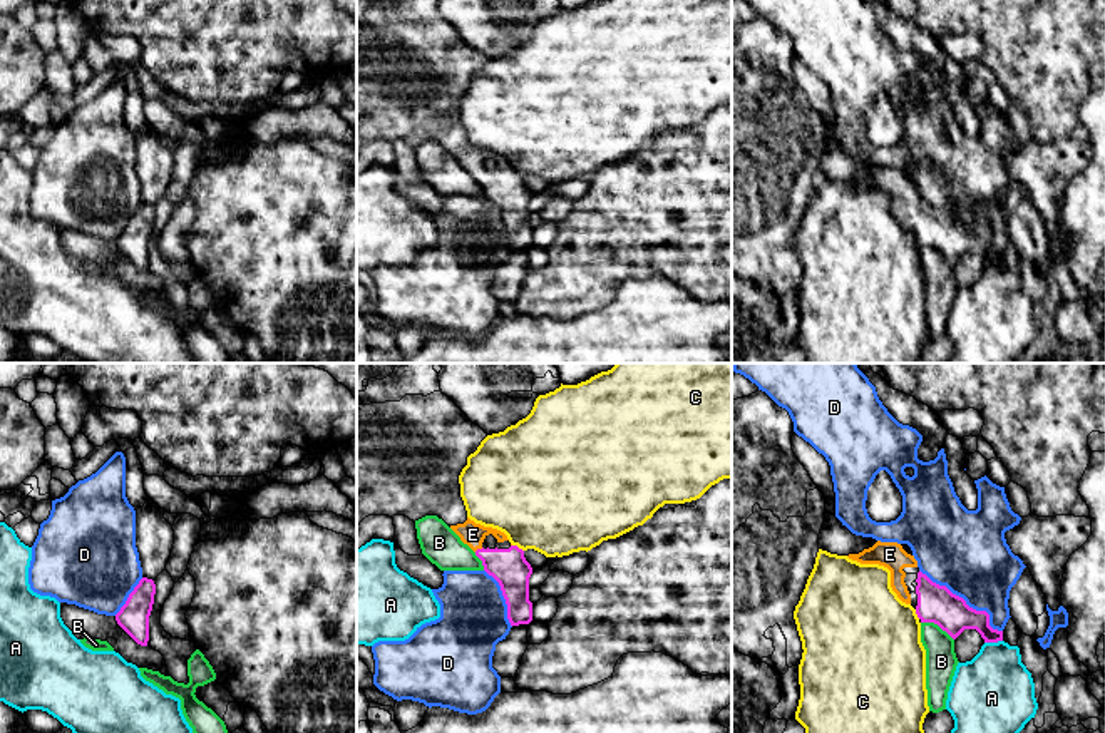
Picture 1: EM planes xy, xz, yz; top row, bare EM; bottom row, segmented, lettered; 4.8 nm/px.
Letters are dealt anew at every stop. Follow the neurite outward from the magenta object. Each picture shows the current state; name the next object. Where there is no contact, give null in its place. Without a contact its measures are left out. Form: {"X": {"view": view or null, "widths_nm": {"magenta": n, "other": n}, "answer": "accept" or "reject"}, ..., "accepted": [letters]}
{"A": {"view": "yz", "widths_nm": {"magenta": 170, "other": 380}, "answer": "reject"}, "B": {"view": "yz", "widths_nm": {"magenta": 180, "other": 150}, "answer": "reject"}, "C": {"view": "xz", "widths_nm": {"magenta": 180, "other": 480}, "answer": "reject"}, "D": {"view": "yz", "widths_nm": {"magenta": 180, "other": 380}, "answer": "reject"}, "E": {"view": "xz", "widths_nm": {"magenta": 180, "other": 120}, "answer": "accept"}, "accepted": ["E"]}

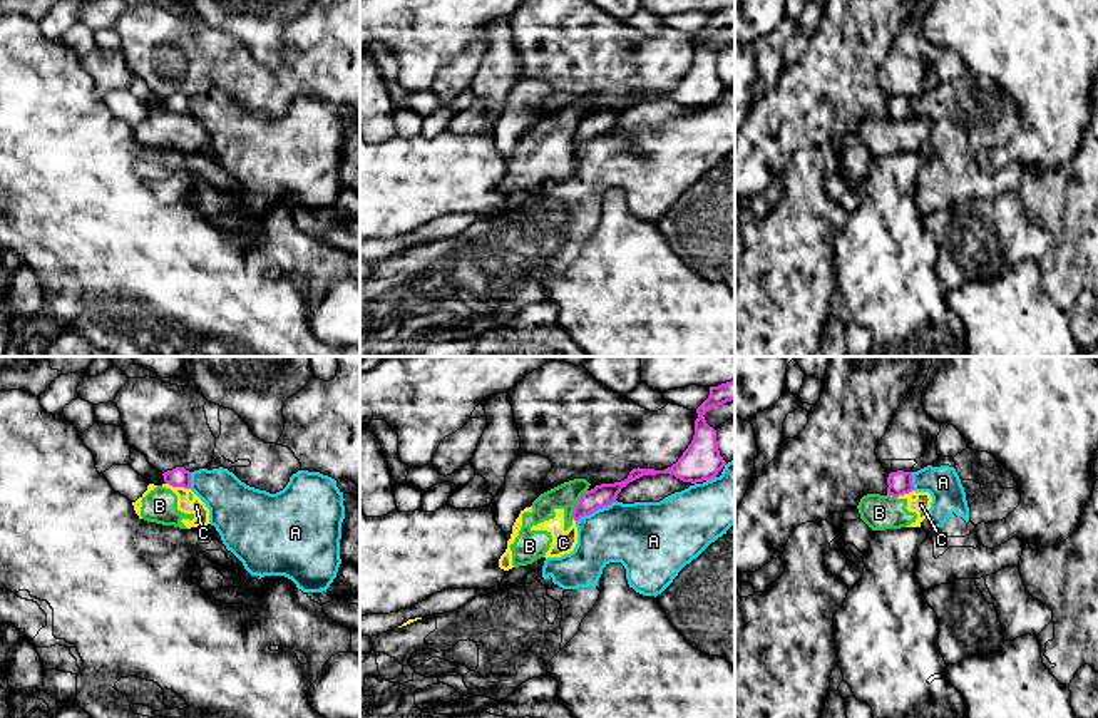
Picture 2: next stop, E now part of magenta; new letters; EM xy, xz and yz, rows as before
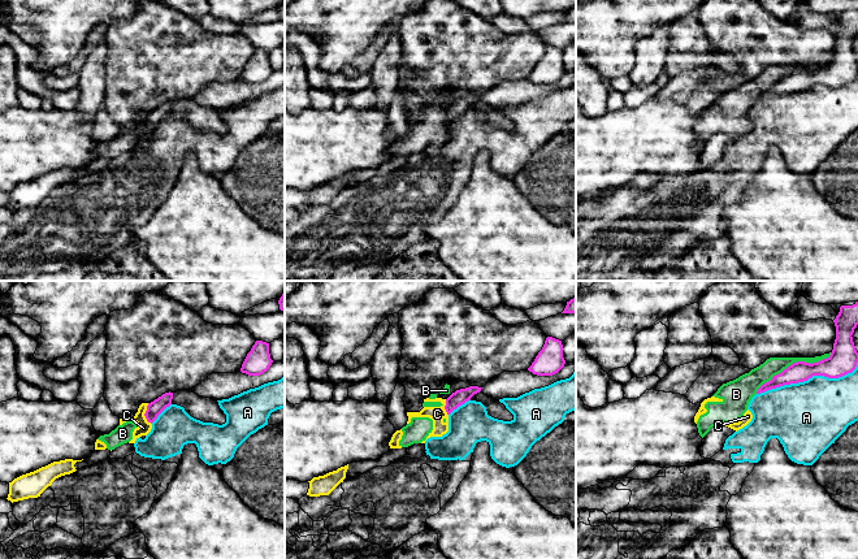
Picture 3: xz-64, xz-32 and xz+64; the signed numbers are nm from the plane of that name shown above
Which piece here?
{"A": {"view": "xz", "widths_nm": {"magenta": 110, "other": 320}, "answer": "reject"}, "B": {"view": "xz", "widths_nm": {"magenta": 110, "other": 120}, "answer": "reject"}, "C": {"view": "xy", "widths_nm": {"magenta": 100, "other": 80}, "answer": "reject"}, "accepted": []}

